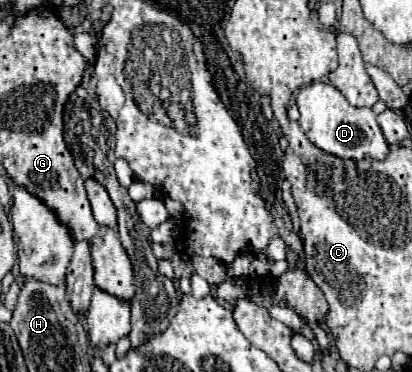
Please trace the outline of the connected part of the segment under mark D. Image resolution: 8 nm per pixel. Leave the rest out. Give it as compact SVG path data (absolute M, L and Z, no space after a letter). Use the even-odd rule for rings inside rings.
M312 83L296 95L296 105L300 109L300 127L306 137L326 153L340 159L384 159L388 153L388 143L376 123L376 113L370 107L352 107L346 97L330 83Z

